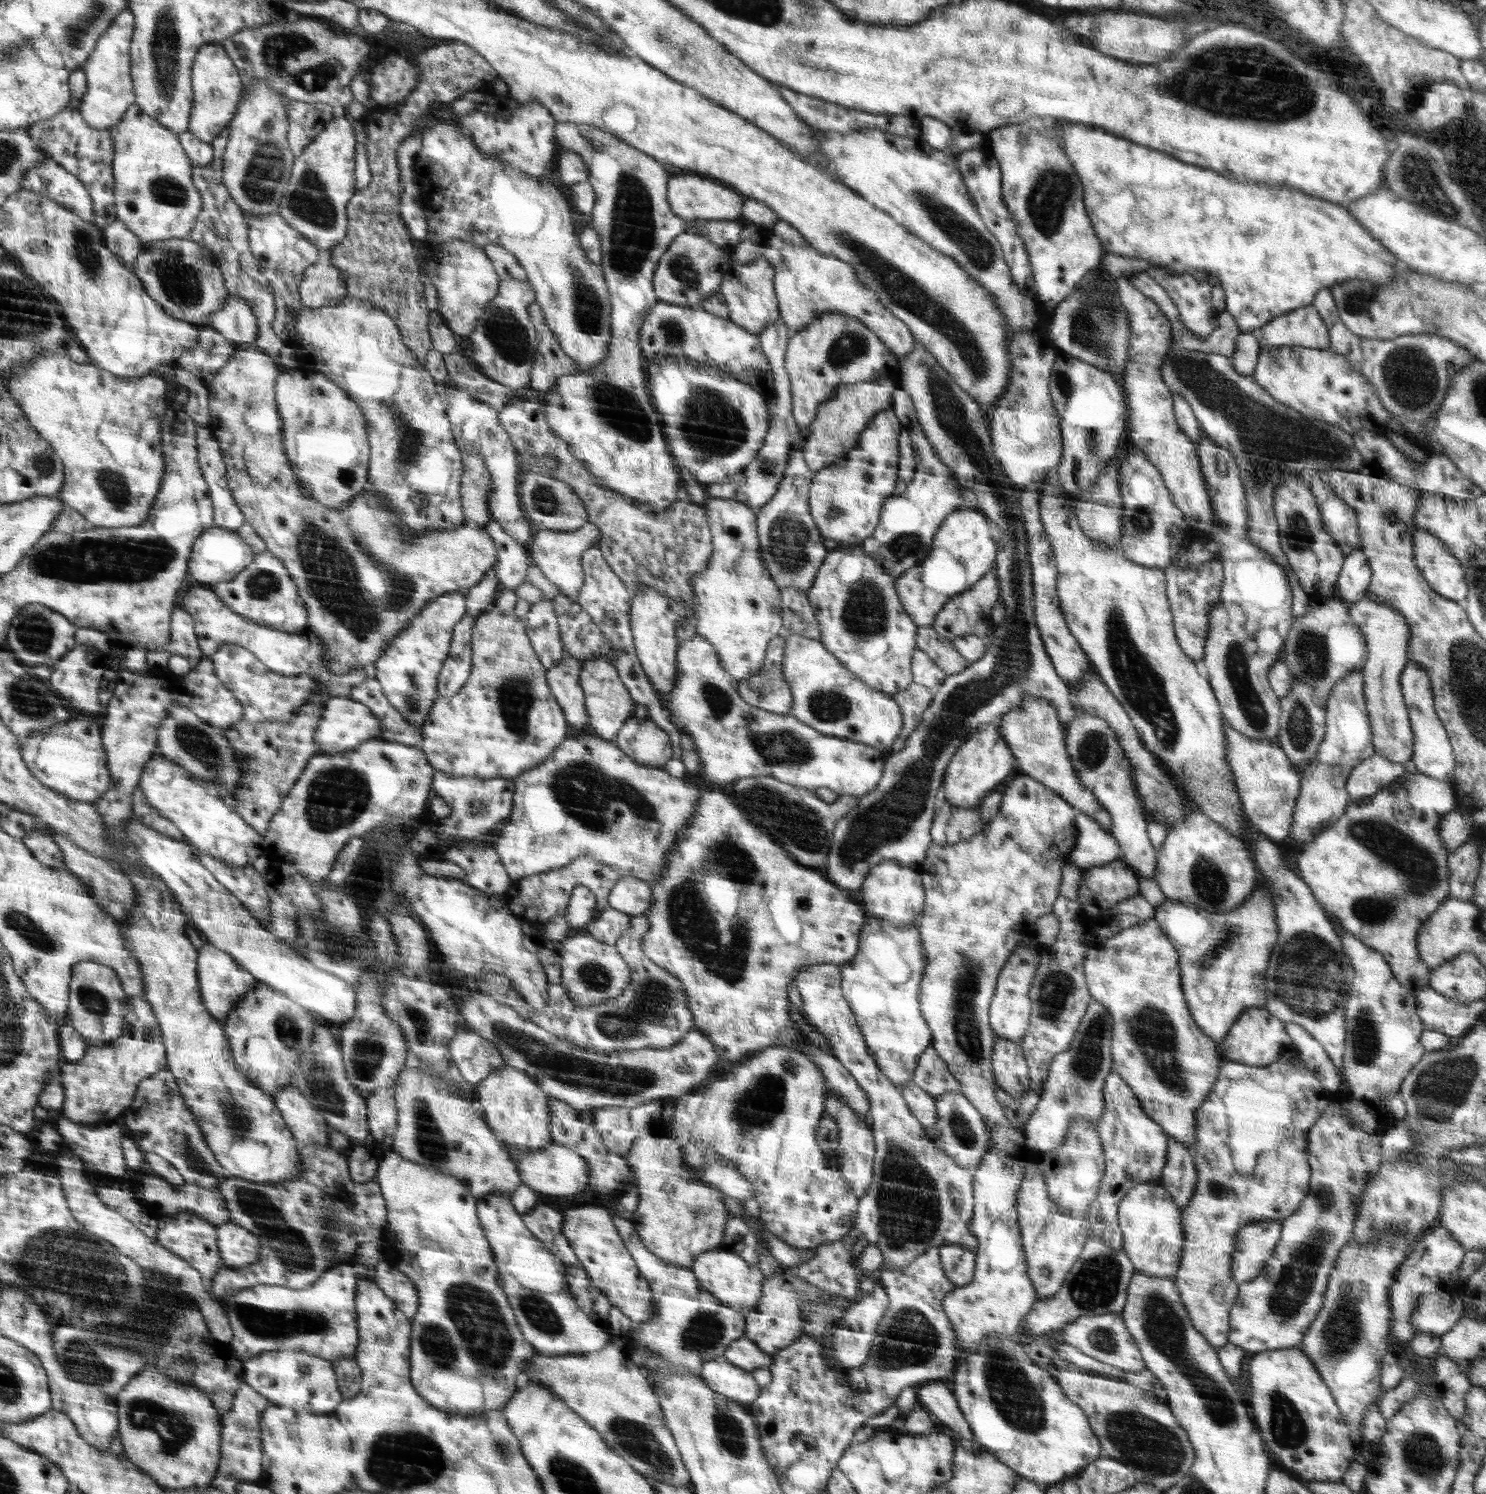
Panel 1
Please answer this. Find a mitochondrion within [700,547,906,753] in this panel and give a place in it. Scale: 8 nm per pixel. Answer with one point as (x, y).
(865, 614)

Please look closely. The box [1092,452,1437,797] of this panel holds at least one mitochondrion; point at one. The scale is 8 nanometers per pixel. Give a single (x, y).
(1140, 684)

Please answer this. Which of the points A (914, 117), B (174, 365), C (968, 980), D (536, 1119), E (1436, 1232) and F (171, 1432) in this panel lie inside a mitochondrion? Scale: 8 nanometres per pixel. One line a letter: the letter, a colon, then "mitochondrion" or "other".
A: other
B: other
C: mitochondrion
D: other
E: other
F: mitochondrion

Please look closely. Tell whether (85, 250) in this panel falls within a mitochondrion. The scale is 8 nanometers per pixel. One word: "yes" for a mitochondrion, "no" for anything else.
yes

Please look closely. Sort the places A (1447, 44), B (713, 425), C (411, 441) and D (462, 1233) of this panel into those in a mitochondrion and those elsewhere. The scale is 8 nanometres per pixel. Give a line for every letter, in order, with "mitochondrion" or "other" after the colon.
A: other
B: mitochondrion
C: mitochondrion
D: other

